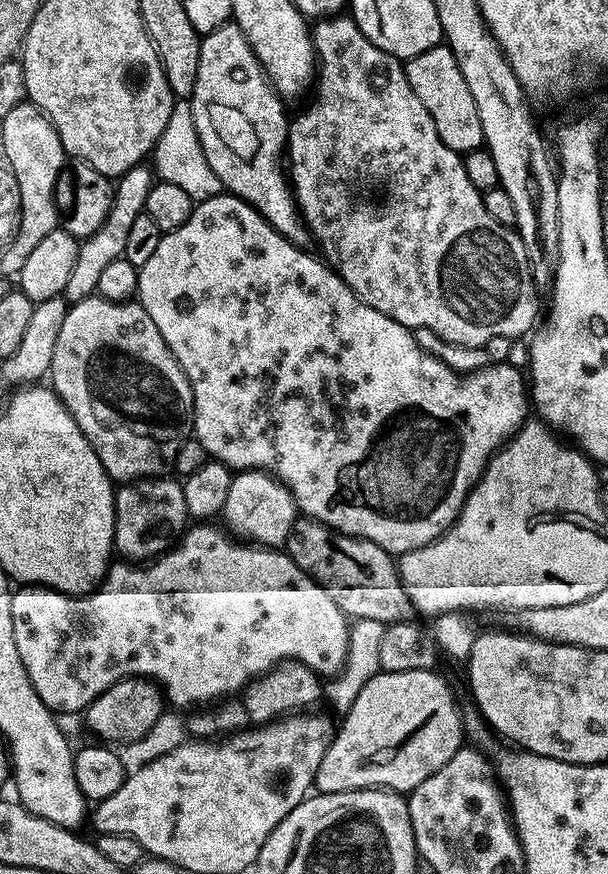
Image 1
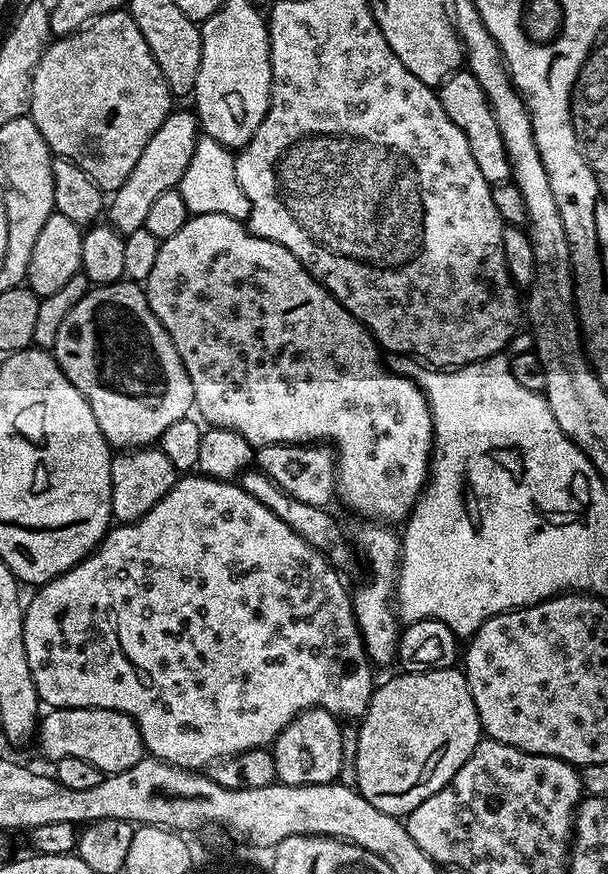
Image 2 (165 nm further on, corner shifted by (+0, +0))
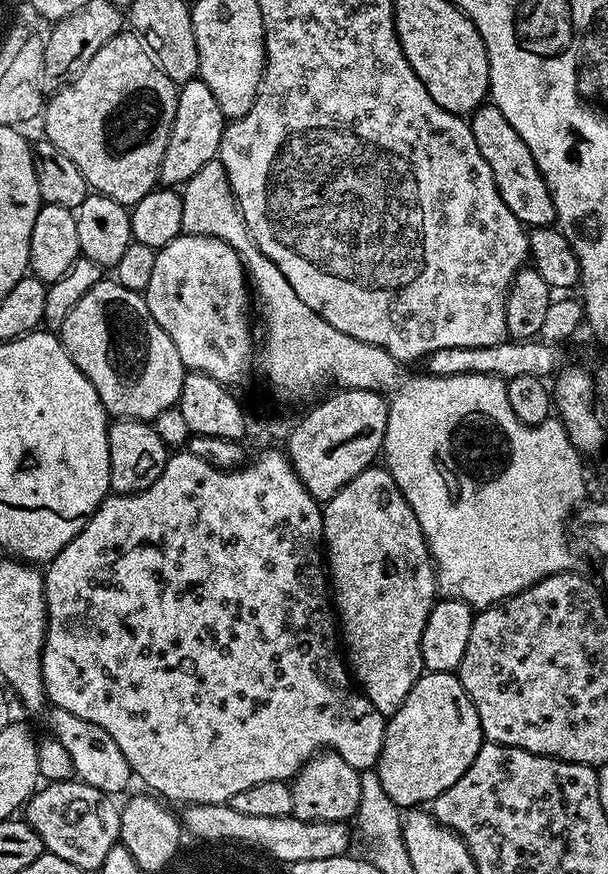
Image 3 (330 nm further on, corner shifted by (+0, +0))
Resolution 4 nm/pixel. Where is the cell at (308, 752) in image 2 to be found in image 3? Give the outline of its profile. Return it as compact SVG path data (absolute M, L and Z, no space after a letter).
M327 750L311 756L300 768L300 773L291 781L294 794L292 815L306 822L330 822L342 824L356 815L361 797L361 773L346 758Z

